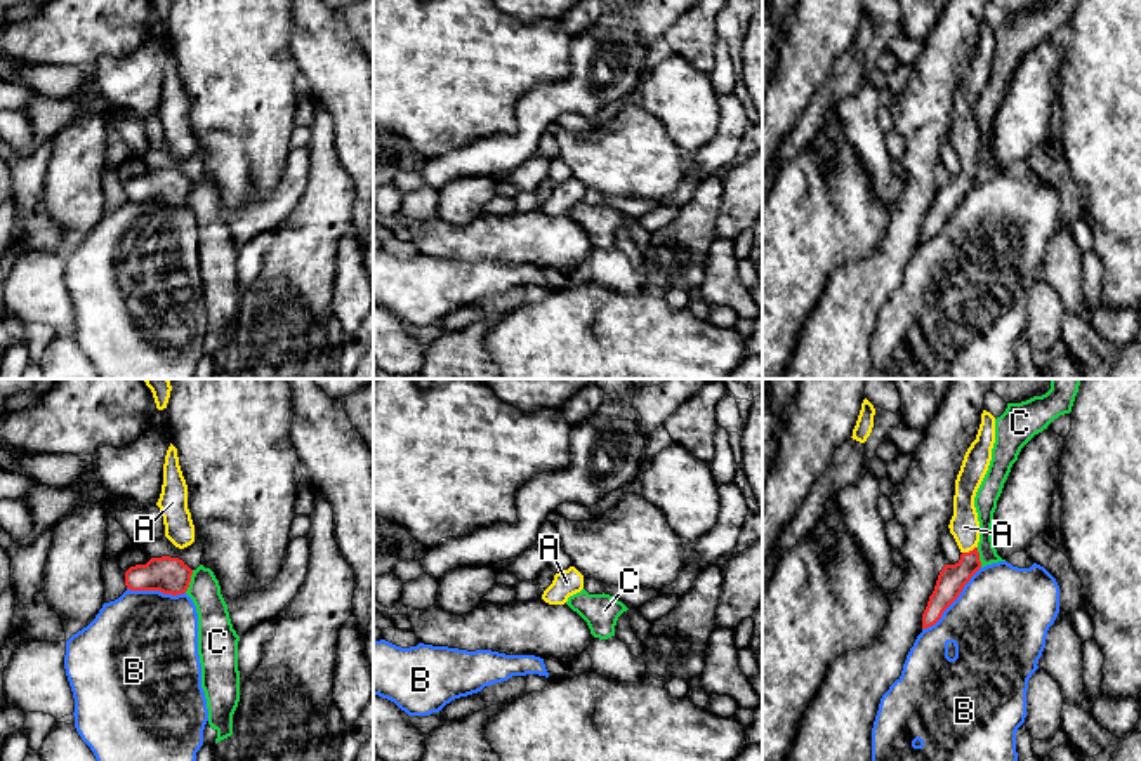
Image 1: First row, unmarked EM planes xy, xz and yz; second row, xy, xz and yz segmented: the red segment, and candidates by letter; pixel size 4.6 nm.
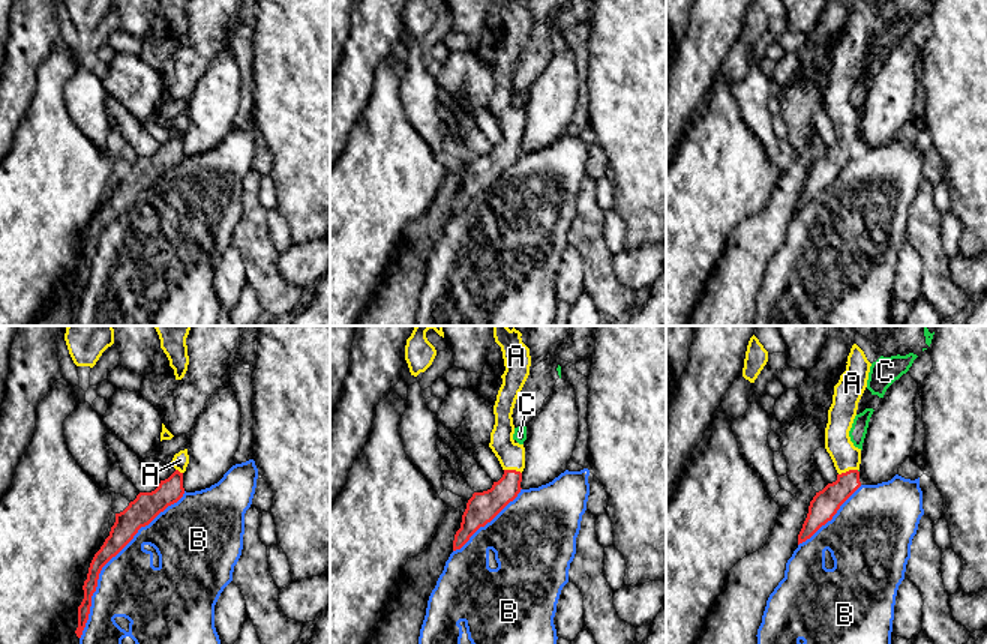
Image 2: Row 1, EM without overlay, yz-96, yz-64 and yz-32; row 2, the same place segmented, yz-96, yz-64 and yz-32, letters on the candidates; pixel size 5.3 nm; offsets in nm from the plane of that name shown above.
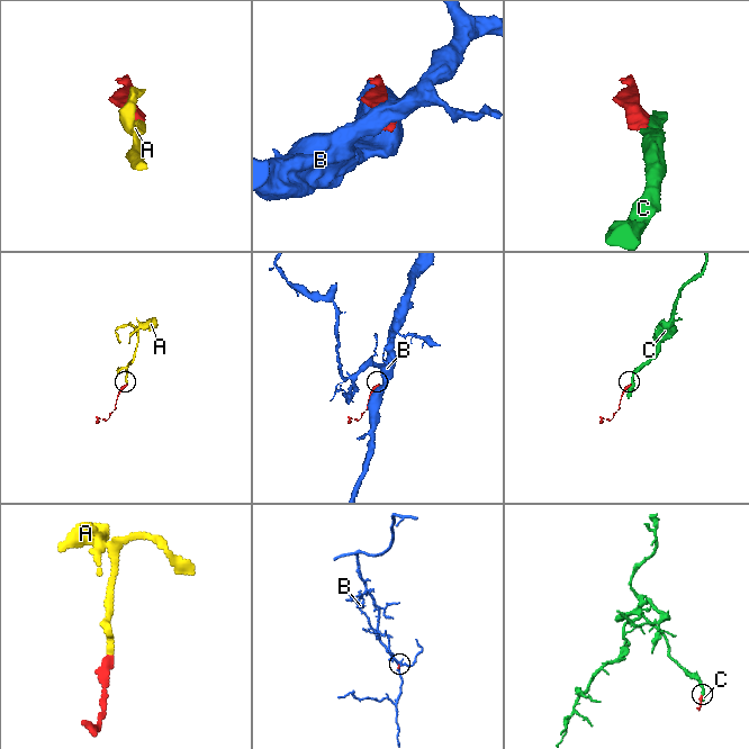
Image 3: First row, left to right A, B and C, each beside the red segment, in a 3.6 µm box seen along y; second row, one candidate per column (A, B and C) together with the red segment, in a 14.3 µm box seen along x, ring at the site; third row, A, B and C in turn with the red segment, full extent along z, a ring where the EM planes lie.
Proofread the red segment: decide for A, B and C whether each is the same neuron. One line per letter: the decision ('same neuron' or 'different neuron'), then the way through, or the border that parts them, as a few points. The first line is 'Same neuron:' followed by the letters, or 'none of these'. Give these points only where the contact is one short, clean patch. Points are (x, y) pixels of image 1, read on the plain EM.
Same neuron: A
A: same neuron; way yz (952, 190), (969, 172), (969, 162), (964, 138)
B: different neuron
C: different neuron; border xy (193, 181), (190, 197), (184, 202)

